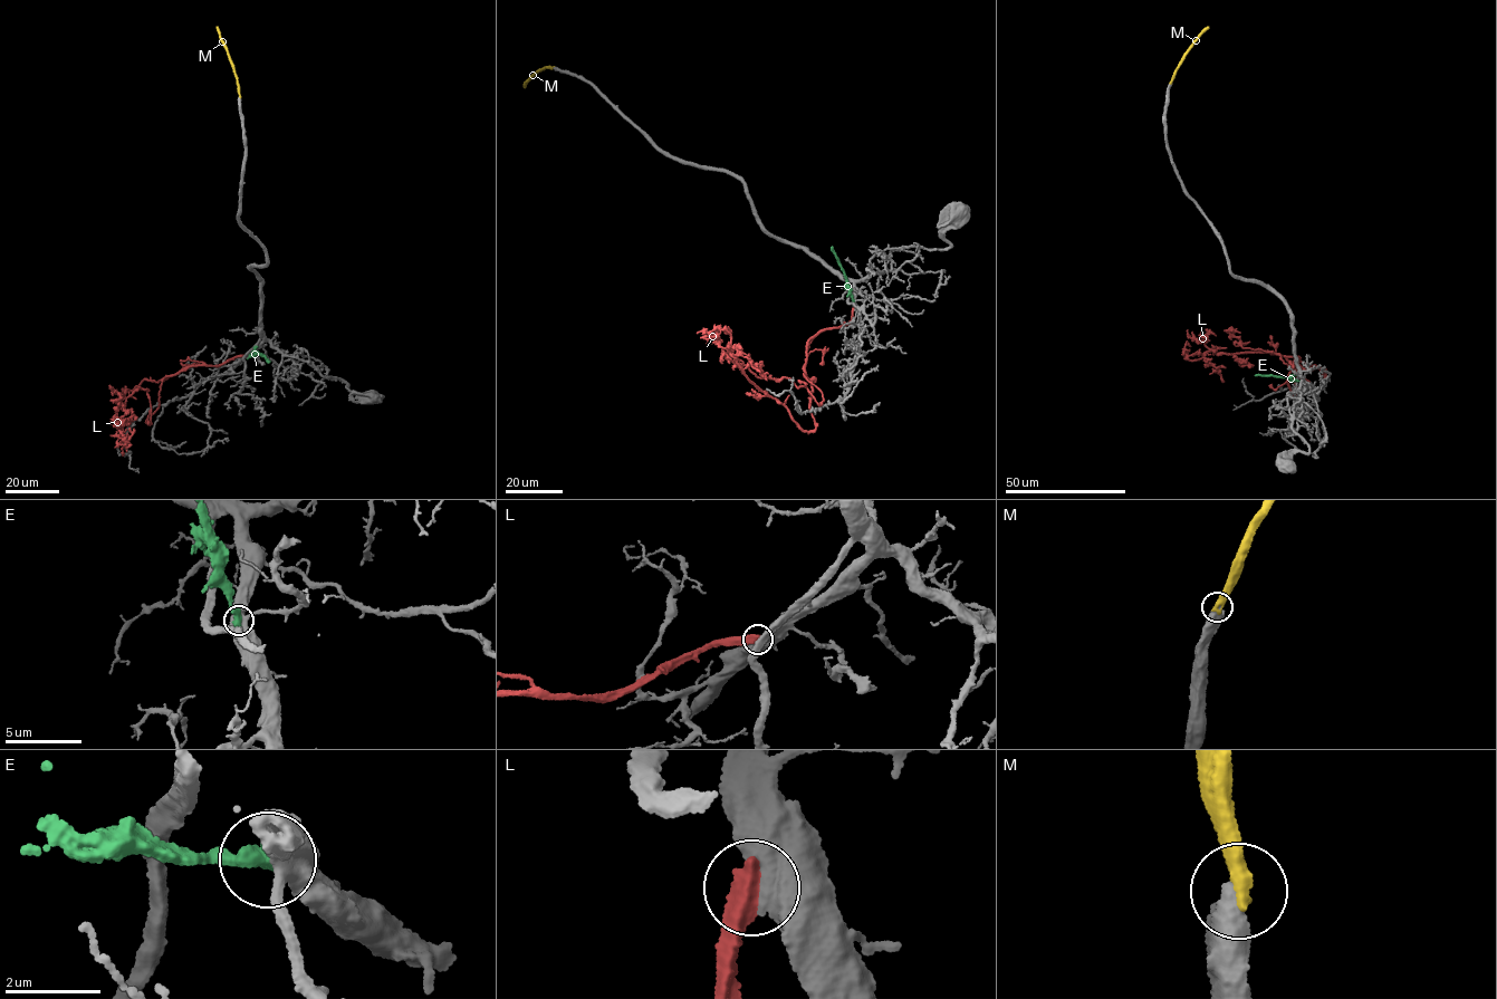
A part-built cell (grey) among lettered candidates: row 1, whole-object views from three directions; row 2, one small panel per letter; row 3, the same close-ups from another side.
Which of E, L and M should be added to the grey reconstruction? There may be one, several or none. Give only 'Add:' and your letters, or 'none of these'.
Add: none of these

